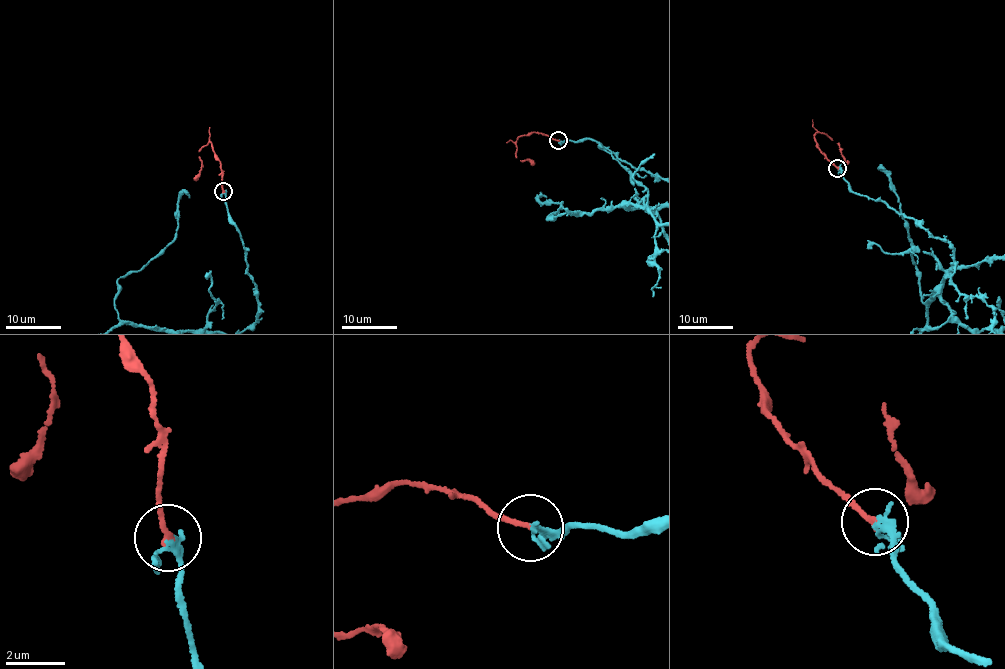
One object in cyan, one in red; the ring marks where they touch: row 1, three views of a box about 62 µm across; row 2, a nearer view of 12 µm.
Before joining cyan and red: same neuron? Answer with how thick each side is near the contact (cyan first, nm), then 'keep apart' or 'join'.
150/180 nm | join

